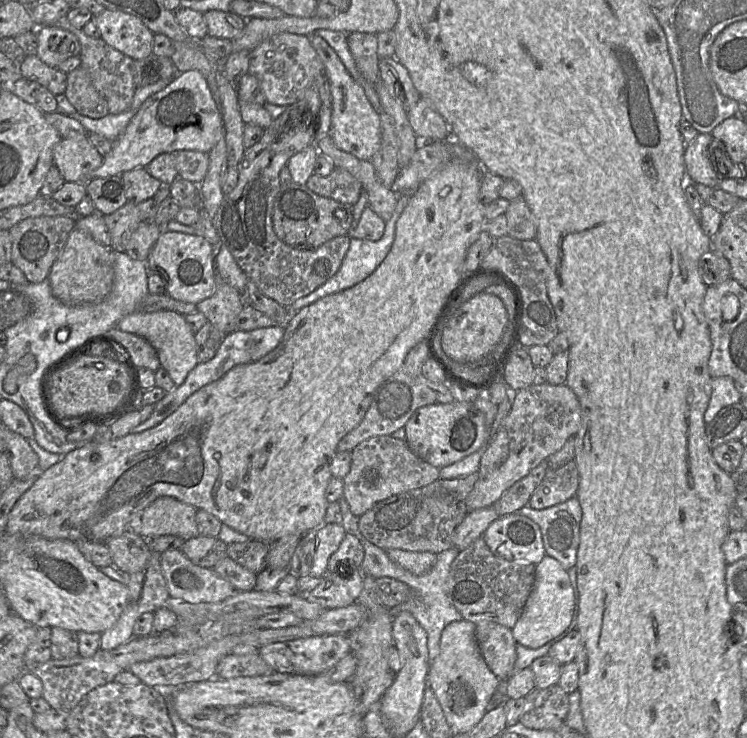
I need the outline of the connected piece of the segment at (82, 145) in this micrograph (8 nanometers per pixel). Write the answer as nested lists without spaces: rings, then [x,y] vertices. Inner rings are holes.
[[[86,136],[61,138],[53,148],[53,162],[65,182],[86,183],[103,157]]]

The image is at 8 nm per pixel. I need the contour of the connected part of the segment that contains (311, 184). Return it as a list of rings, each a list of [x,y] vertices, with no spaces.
[[[339,167],[327,176],[313,173],[305,184],[318,195],[349,205],[358,201],[363,190],[361,183],[350,172]]]

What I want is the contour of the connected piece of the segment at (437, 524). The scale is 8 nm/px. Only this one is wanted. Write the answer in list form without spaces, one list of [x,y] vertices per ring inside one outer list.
[[[478,471],[453,479],[438,478],[434,482],[377,502],[358,518],[361,534],[377,547],[435,554],[453,547],[457,526],[468,514],[466,498],[478,479]]]

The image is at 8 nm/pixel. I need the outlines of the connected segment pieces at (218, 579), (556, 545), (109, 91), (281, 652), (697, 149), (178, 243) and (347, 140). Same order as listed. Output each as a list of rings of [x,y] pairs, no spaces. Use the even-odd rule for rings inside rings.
[[[181,550],[164,551],[160,564],[170,598],[174,600],[219,603],[238,592],[212,568],[194,564]]]
[[[576,496],[567,501],[544,509],[524,506],[514,512],[533,520],[541,530],[545,553],[560,562],[565,570],[576,564],[577,550],[580,541],[580,522],[582,509]]]
[[[67,16],[59,19],[55,26],[70,31],[78,38],[80,43],[80,67],[88,72],[94,87],[106,100],[109,114],[119,114],[128,109],[137,89],[133,74],[134,60],[109,46],[101,38],[87,36],[82,29],[74,27]]]
[[[347,634],[315,635],[267,644],[258,648],[257,652],[273,671],[288,674],[319,675],[329,670],[351,652],[351,645]]]
[[[699,133],[694,140],[686,143],[684,163],[687,179],[690,182],[703,184],[714,189],[719,186],[719,181],[728,178],[728,176],[721,174],[722,168],[725,167],[724,164],[719,167],[717,154],[708,155],[707,149],[712,141],[713,137],[710,133]],[[714,165],[717,173],[713,170]]]
[[[162,230],[147,259],[149,273],[157,273],[165,283],[166,293],[175,300],[197,304],[210,297],[216,288],[215,256],[204,237]]]
[[[315,33],[309,36],[311,45],[325,67],[325,75],[330,84],[332,95],[332,116],[330,136],[341,150],[361,160],[370,160],[381,145],[380,114],[369,102],[363,88],[346,70],[334,49]]]

